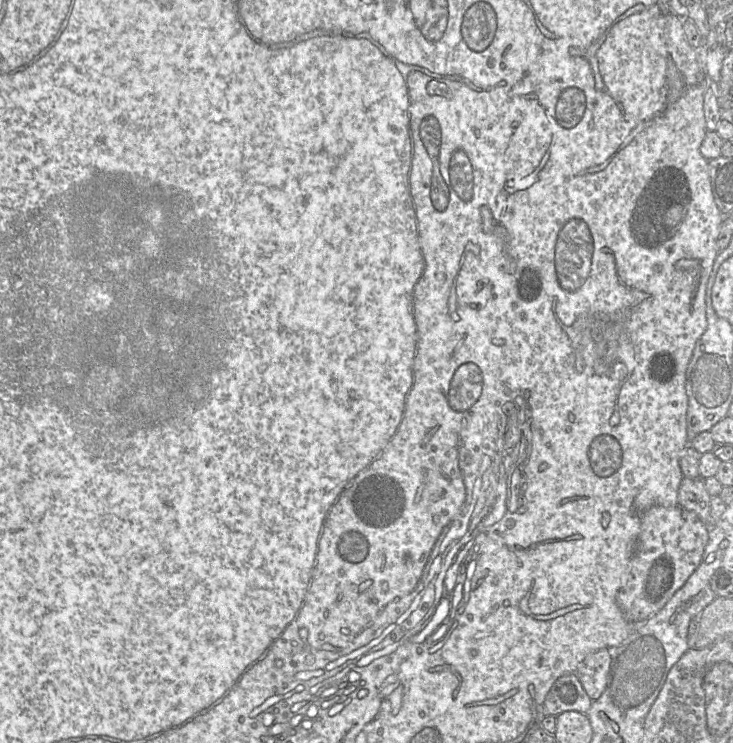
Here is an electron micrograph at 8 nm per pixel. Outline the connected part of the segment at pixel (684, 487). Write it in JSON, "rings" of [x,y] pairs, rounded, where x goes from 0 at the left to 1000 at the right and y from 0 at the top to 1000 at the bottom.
{"rings":[[[932,643],[925,658],[925,681],[947,690],[962,707],[971,707],[969,688],[970,668],[959,645]]]}

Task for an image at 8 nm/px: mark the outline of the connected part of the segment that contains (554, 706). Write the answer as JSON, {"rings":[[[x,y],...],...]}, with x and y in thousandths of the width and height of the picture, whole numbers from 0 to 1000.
{"rings":[[[784,906],[763,911],[739,948],[739,964],[760,964],[771,957],[801,960],[808,941]]]}

